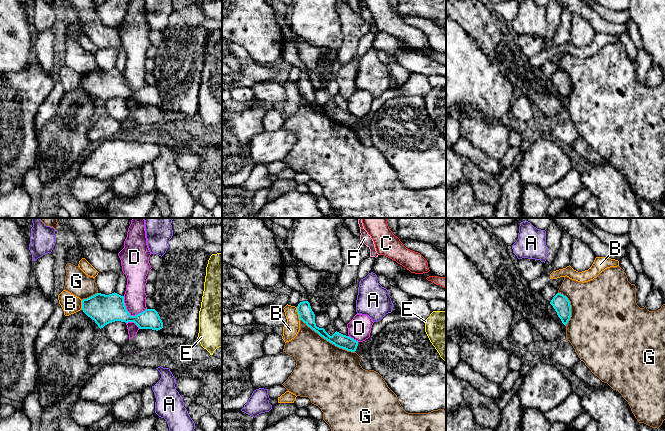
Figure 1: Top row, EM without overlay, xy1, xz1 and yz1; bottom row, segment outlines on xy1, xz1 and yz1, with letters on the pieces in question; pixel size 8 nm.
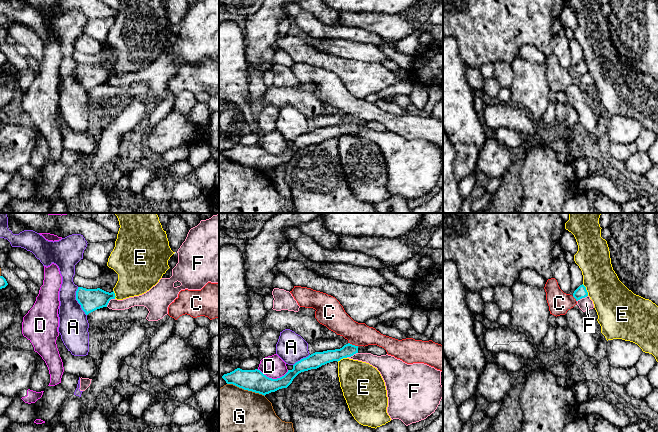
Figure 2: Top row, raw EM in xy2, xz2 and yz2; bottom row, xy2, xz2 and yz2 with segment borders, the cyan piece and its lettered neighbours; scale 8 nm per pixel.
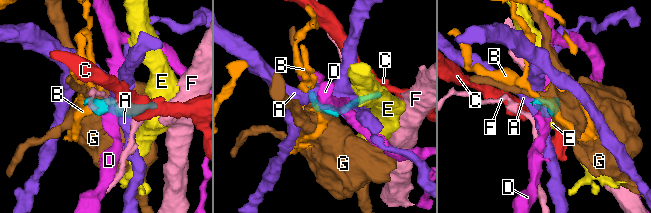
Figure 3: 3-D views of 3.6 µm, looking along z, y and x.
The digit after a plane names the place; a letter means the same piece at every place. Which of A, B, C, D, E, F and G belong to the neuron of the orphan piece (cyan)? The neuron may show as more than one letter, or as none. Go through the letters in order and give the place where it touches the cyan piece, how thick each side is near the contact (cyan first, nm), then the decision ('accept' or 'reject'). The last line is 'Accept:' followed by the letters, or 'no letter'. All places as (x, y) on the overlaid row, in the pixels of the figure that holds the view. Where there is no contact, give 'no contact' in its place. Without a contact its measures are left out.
A: meets cyan in xy2 at (77, 300); 180 nm thick on the cyan side, 240 nm on the other; reject
B: meets cyan in xz1 at (298, 313); 120 nm thick on the cyan side, 120 nm on the other; reject
C: meets cyan in xz2 at (353, 345); 110 nm thick on the cyan side, 190 nm on the other; reject
D: meets cyan in xy1 at (129, 313); 240 nm thick on the cyan side, 180 nm on the other; reject
E: meets cyan in yz2 at (586, 290); 90 nm thick on the cyan side, 320 nm on the other; reject
F: meets cyan in xy2 at (109, 300); 180 nm thick on the cyan side, 90 nm on the other; reject
G: meets cyan in xz1 at (327, 340); 110 nm thick on the cyan side, 460 nm on the other; reject
Accept: no letter

